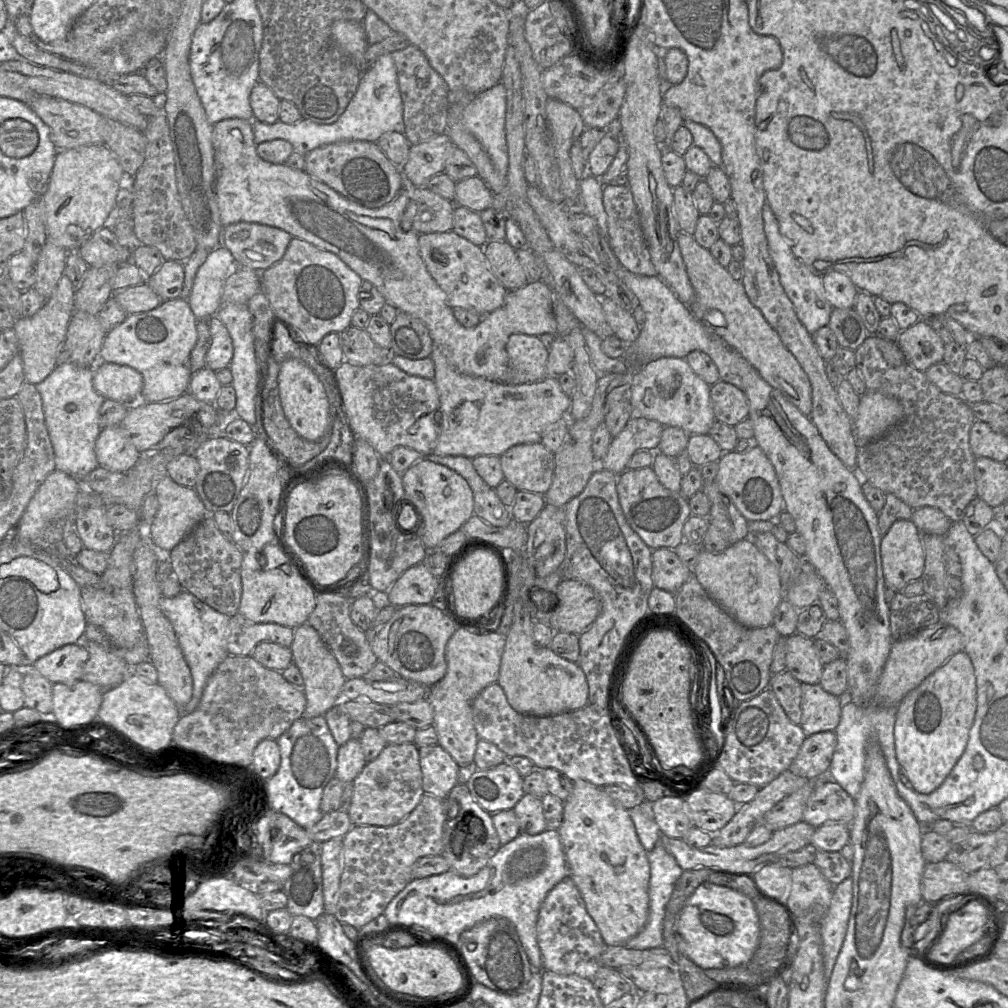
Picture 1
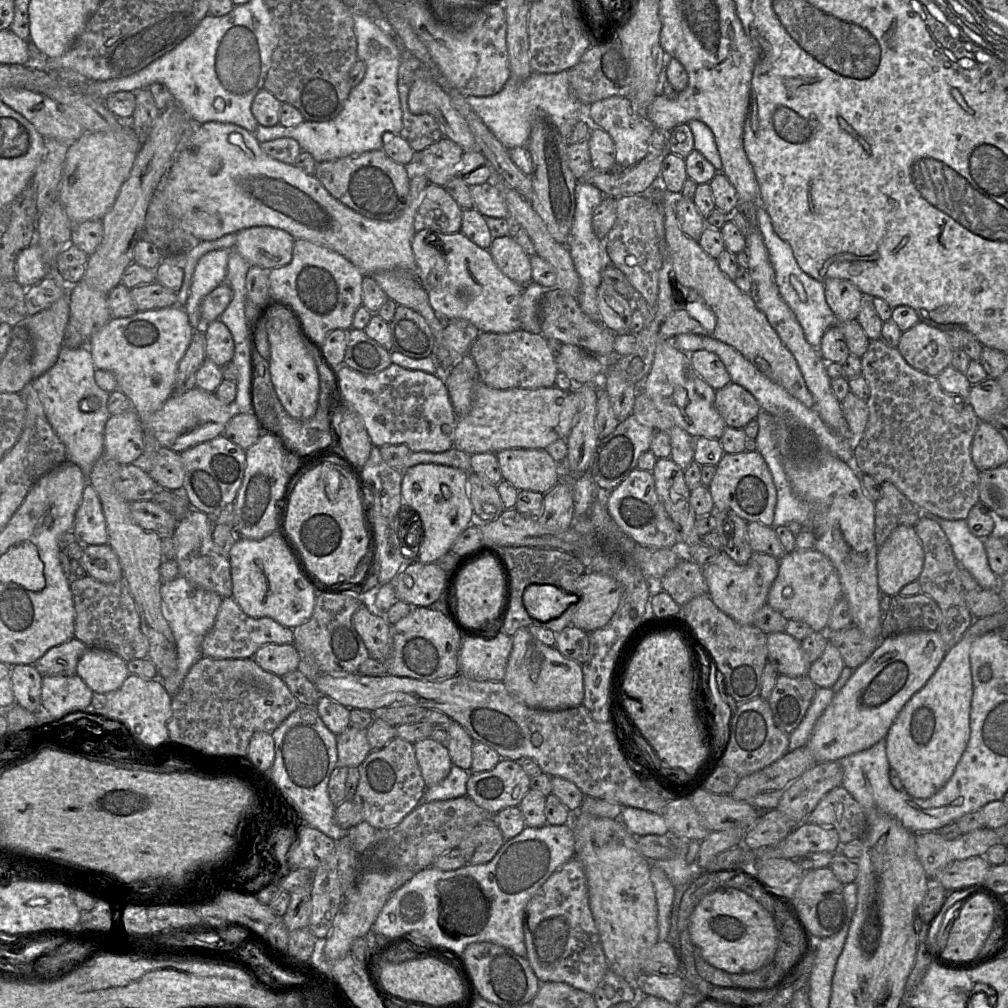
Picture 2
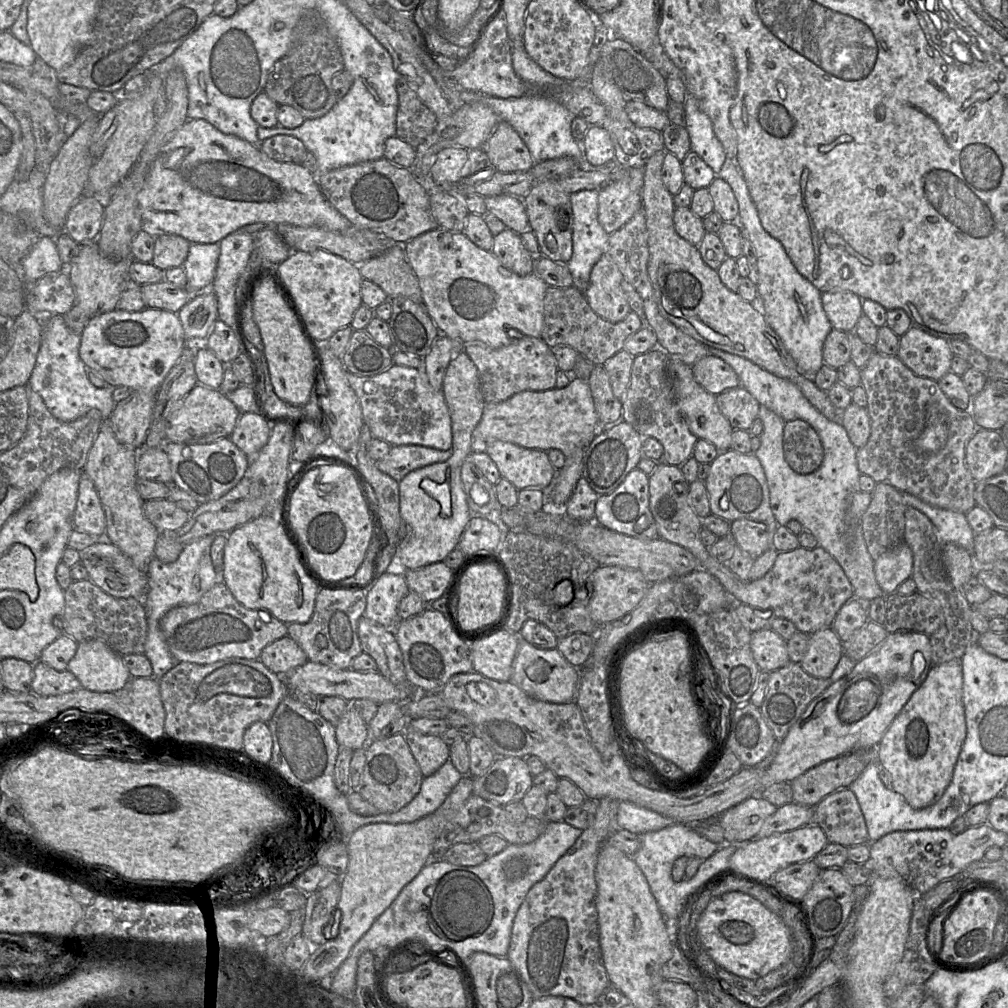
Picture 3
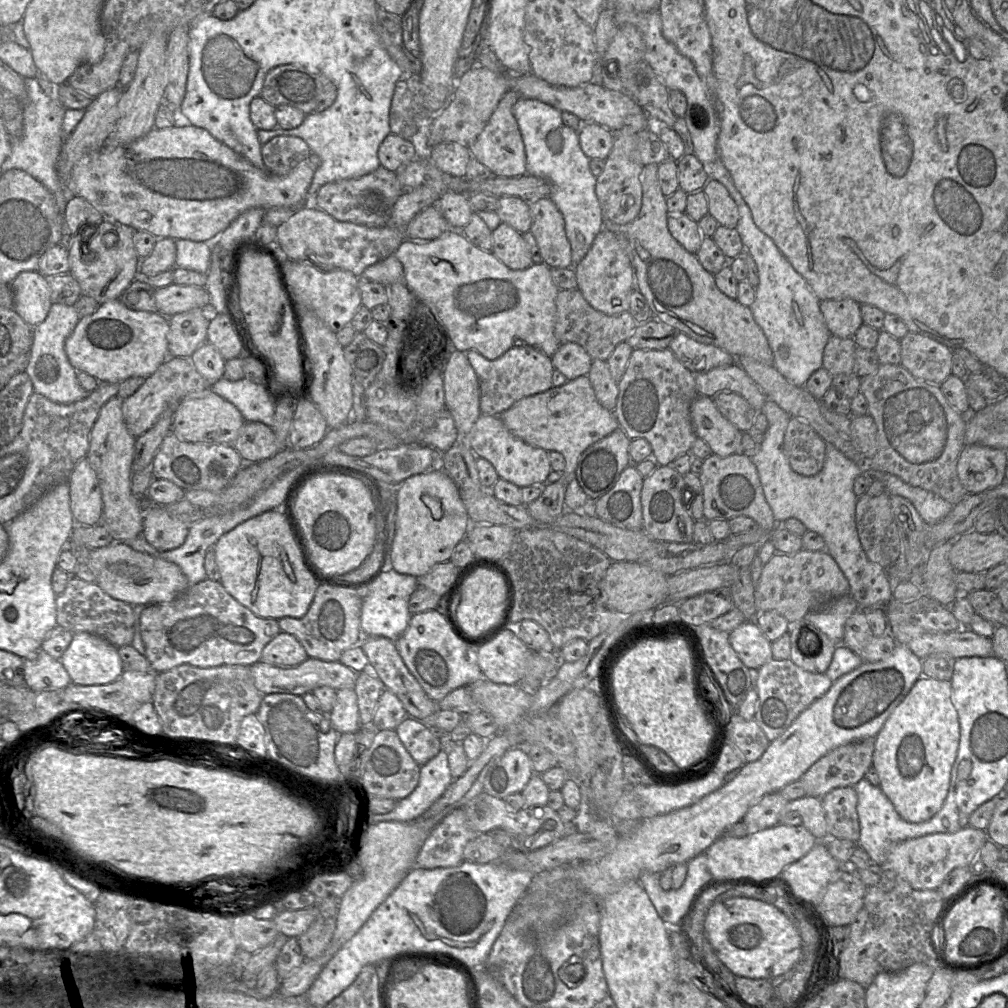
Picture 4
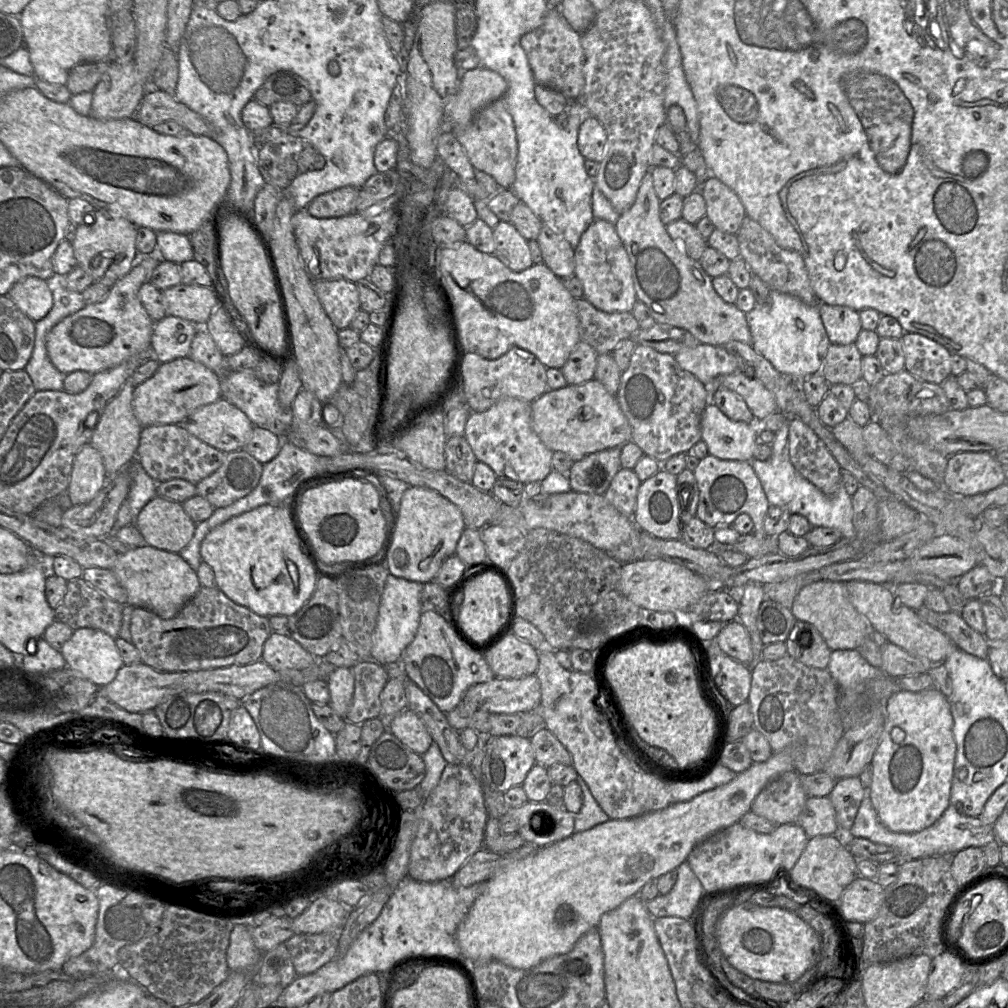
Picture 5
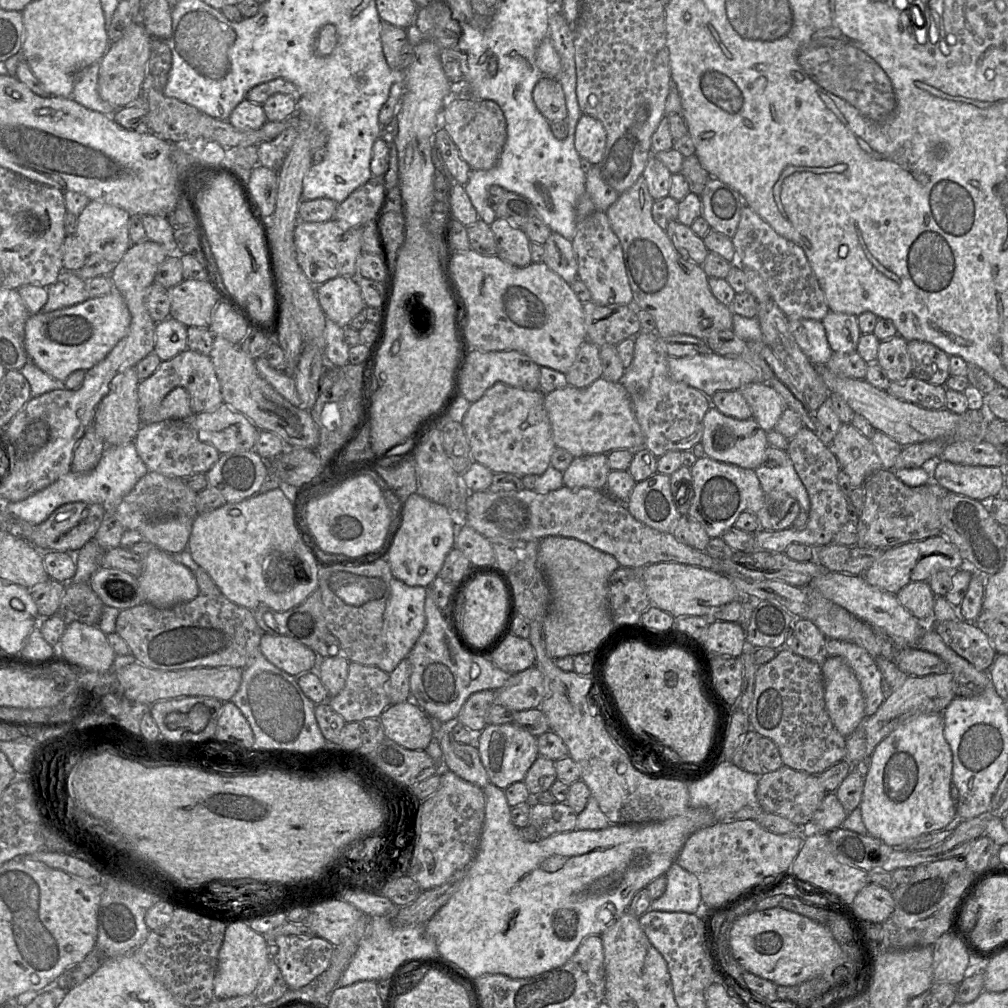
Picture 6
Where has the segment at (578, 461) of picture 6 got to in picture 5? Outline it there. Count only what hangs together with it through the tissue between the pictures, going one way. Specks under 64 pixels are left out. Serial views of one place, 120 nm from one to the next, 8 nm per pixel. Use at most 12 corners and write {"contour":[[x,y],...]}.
{"contour":[[621,447],[573,462],[571,491],[604,495],[621,469]]}

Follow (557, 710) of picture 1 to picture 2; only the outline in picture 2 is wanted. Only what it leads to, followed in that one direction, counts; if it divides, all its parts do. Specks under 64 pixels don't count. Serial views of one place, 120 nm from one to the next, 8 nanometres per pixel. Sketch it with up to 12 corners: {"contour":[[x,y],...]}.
{"contour":[[520,628],[503,683],[528,707],[582,705],[582,664]]}

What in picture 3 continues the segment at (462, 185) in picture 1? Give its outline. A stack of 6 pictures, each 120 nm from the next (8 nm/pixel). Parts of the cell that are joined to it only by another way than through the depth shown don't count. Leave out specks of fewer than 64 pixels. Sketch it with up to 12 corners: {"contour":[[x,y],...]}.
{"contour":[[485,197],[487,212],[521,234],[529,228],[523,198]]}

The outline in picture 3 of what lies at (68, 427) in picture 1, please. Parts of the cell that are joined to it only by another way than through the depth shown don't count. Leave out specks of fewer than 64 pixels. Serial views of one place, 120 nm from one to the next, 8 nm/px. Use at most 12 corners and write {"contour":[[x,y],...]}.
{"contour":[[48,315],[28,386],[71,422],[108,419],[115,387],[89,381],[81,335]]}

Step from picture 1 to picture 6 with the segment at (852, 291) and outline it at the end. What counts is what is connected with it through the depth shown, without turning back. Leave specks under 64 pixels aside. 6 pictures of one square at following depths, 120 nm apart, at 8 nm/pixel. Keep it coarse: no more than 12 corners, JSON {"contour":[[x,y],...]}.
{"contour":[[829,311],[823,318],[834,353],[857,351],[858,318]]}

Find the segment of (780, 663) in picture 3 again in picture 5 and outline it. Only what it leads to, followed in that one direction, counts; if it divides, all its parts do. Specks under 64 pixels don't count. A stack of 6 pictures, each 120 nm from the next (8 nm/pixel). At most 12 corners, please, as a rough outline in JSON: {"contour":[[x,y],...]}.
{"contour":[[736,619],[714,643],[729,657],[750,665],[750,636]]}

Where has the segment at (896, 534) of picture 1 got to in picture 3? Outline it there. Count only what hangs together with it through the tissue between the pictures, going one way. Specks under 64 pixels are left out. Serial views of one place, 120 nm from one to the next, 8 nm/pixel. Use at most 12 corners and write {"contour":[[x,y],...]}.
{"contour":[[902,542],[875,560],[884,594],[912,577],[913,553]]}

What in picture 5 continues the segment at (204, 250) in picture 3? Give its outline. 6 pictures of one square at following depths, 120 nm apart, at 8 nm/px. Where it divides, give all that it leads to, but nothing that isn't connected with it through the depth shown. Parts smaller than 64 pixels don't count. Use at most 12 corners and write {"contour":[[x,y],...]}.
{"contour":[[157,232],[156,254],[181,264],[194,260],[189,236]]}

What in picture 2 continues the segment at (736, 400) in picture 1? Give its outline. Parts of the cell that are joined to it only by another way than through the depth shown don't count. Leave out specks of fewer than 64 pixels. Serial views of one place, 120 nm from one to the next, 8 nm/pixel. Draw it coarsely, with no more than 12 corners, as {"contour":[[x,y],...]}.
{"contour":[[733,382],[715,390],[728,428],[743,429],[761,411]]}

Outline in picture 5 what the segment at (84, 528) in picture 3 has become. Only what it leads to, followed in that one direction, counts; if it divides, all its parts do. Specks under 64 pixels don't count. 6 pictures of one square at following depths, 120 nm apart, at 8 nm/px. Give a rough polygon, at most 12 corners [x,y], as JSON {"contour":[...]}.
{"contour":[[84,445],[73,461],[69,505],[91,501],[107,482],[99,451]]}

